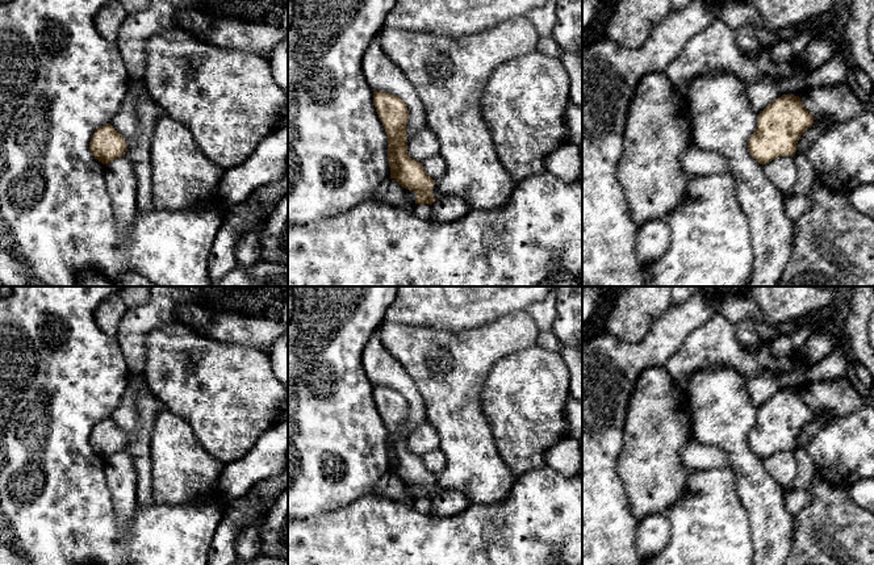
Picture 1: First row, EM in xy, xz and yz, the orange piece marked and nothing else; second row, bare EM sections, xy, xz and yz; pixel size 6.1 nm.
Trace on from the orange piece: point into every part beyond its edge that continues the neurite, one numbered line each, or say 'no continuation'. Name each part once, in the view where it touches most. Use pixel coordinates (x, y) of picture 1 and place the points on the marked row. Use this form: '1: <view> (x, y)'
no continuation

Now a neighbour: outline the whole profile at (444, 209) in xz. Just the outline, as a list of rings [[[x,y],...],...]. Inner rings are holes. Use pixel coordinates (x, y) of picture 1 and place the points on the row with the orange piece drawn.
[[[442,196],[431,204],[431,219],[436,223],[455,222],[471,212],[467,201],[456,196]]]

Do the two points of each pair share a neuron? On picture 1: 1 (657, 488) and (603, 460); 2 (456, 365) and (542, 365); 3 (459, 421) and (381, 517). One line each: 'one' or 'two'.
1: two
2: two
3: two

